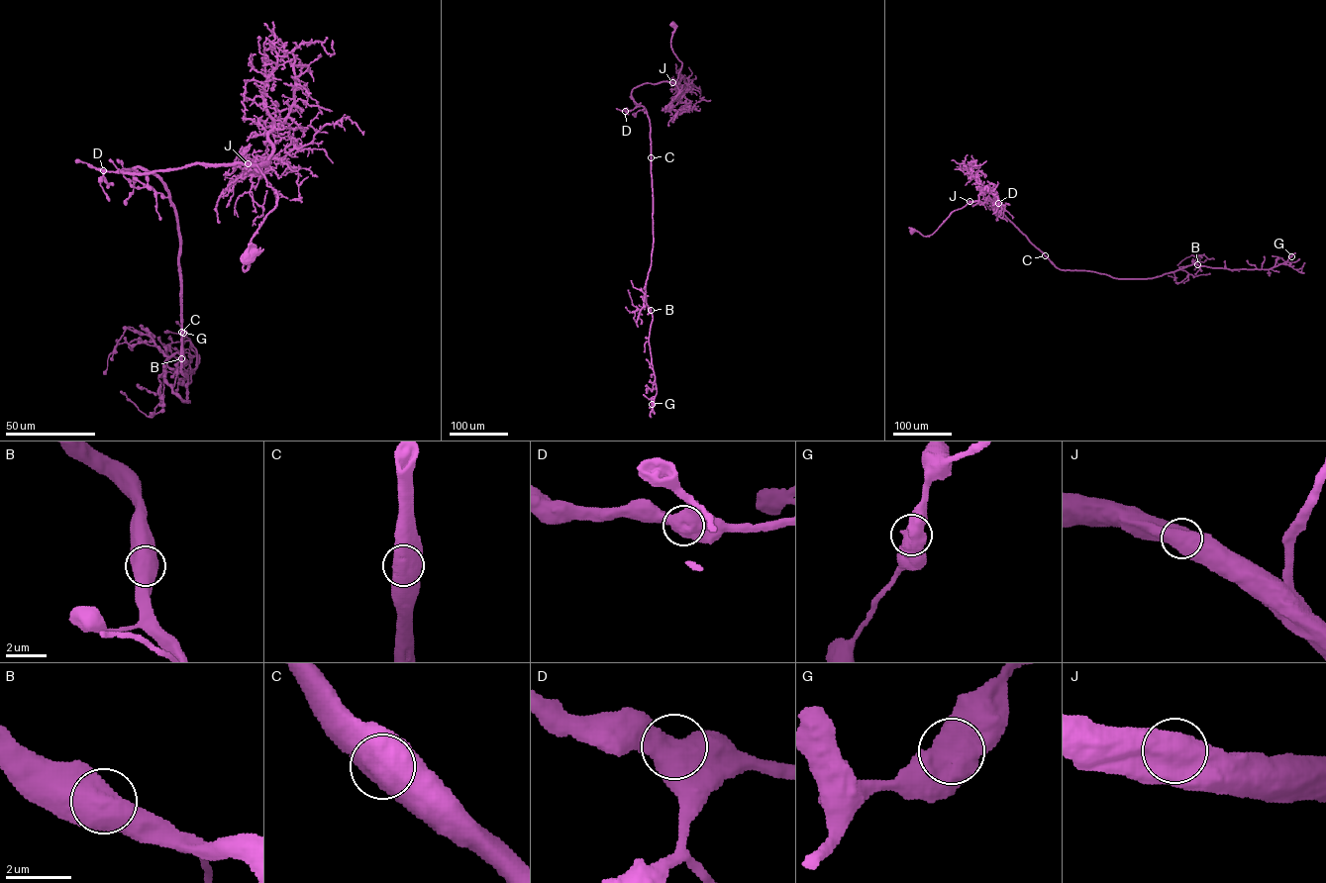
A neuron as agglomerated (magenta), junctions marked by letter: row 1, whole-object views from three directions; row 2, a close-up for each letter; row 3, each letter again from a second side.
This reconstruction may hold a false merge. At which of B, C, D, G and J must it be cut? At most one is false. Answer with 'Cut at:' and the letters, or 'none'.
Cut at: none

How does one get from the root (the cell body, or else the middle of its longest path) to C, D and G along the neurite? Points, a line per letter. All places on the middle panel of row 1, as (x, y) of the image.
C: (671, 25), (671, 47), (682, 63), (675, 83), (644, 83), (631, 93), (648, 117), (651, 157)
D: (671, 25), (671, 47), (682, 63), (675, 83), (637, 86), (631, 96), (640, 105), (625, 111)
G: (671, 25), (671, 47), (682, 63), (675, 83), (644, 83), (631, 93), (650, 128), (652, 404)

